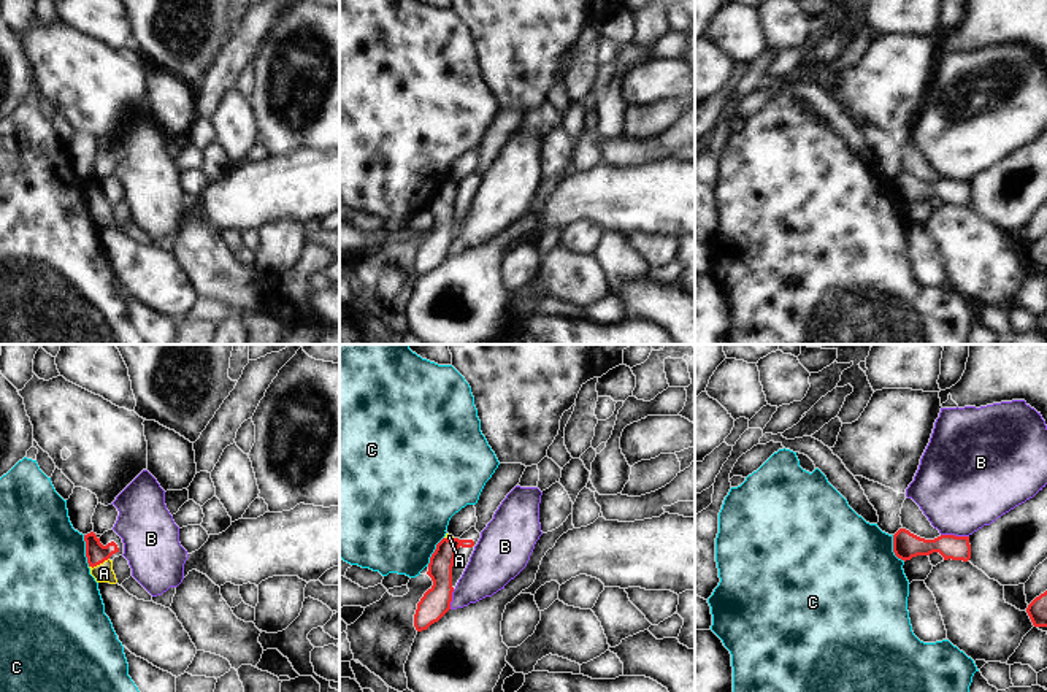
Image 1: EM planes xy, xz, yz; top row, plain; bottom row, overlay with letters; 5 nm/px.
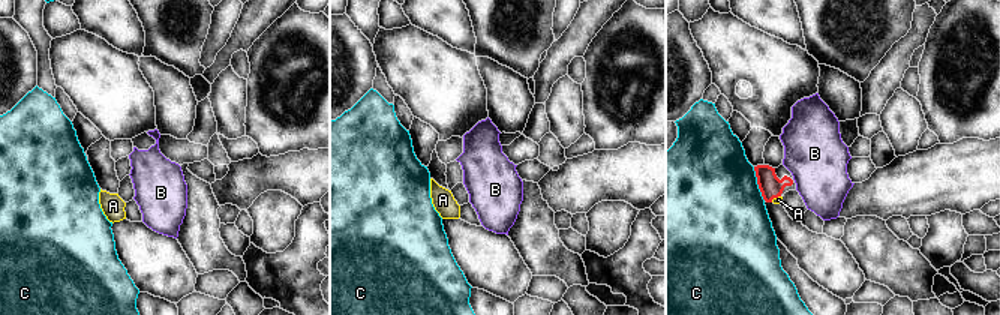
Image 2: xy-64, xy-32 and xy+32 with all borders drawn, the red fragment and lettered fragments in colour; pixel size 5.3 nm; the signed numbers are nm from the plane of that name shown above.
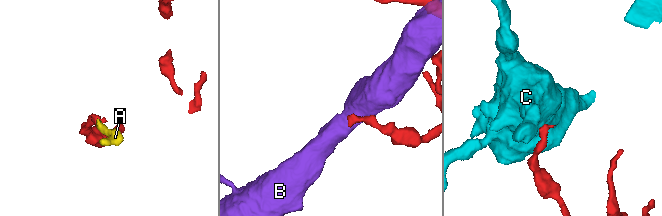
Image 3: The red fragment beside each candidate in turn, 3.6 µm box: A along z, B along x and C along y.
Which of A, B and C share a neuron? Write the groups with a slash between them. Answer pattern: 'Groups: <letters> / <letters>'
Groups: A / B / C

